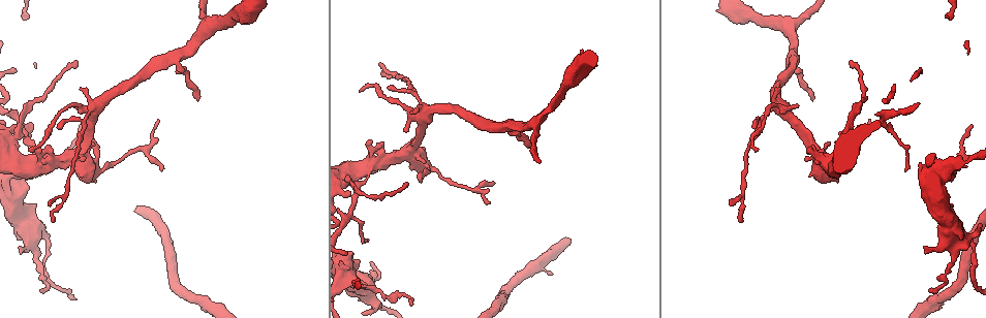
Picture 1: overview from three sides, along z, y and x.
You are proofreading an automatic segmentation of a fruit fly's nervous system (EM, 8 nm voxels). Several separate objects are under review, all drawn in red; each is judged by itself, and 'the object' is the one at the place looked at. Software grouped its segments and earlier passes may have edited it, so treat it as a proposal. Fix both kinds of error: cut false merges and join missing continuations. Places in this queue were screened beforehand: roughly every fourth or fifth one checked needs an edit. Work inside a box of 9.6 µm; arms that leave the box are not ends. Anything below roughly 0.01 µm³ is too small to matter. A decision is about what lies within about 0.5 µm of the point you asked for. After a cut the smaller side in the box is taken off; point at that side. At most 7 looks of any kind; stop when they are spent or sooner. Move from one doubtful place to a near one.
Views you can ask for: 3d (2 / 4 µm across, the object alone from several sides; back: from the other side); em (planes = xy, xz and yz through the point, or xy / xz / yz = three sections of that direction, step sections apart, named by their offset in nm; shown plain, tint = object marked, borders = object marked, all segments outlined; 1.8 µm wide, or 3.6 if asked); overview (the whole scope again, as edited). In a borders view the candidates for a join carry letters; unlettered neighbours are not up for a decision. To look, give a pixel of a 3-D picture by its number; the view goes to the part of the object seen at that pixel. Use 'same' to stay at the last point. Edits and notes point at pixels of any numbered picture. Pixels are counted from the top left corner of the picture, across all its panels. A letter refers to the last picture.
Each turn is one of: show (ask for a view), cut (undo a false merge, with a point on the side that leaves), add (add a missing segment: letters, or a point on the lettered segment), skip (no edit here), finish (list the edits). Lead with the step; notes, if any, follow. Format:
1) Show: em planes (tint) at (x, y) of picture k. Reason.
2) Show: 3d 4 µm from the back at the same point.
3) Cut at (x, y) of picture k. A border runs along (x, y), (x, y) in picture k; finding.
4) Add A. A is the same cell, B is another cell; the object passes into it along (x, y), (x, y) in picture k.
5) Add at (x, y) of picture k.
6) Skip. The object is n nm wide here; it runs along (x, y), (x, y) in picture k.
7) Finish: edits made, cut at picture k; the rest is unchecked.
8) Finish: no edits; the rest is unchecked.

Show: 3d 2 µm at (72, 157) of picture 1. Sharp bend.

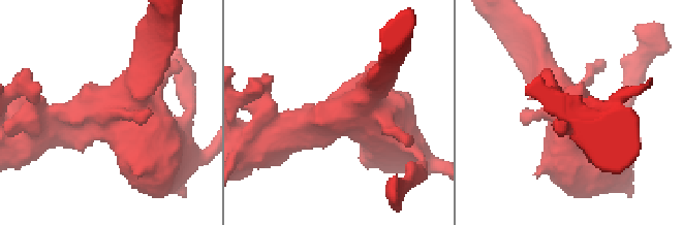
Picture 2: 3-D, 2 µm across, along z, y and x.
Show: em yz step 8 (tint) at (117, 113) of picture 2. 4 arms meet here; now the EM.

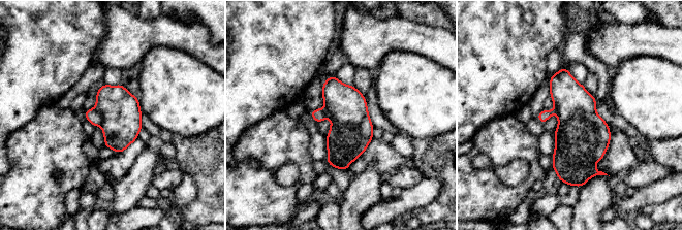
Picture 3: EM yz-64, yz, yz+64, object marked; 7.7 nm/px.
Show: em planes (borders) at the same point.

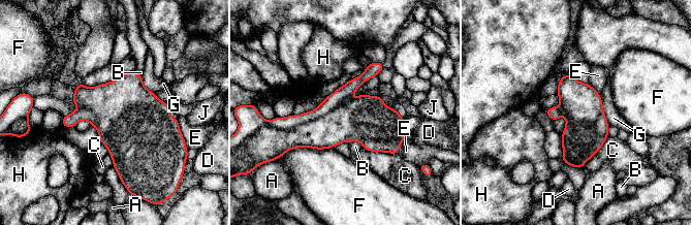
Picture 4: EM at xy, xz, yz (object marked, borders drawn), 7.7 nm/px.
Cut at (332, 101) of picture 4. The object is 340 nm wide here; A, B, C, D, E, F, G, H and J are other cells; a second neuron is stuck on.

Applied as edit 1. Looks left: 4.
Show: overview.

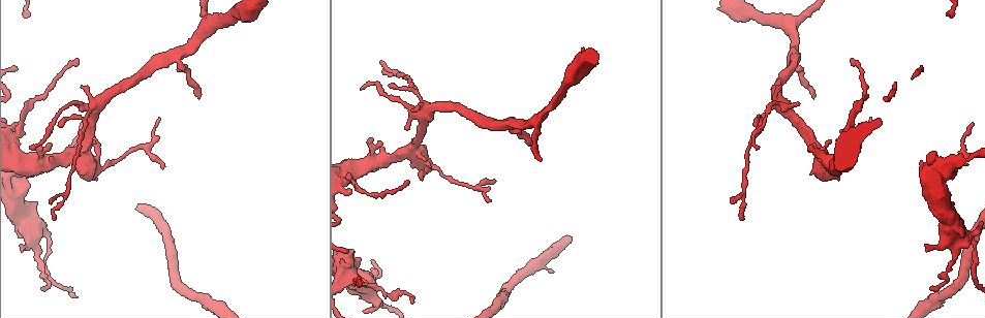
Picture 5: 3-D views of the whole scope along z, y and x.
Show: 3d 4 µm at (243, 13) of picture 5. Sudden change in width.

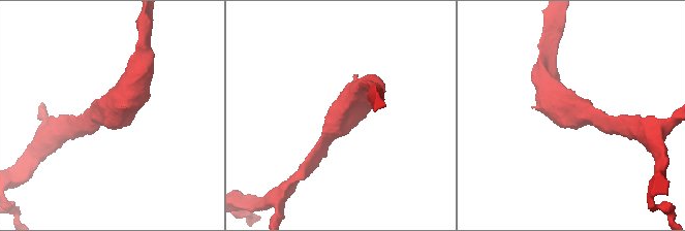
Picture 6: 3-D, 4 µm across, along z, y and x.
Show: em xy step 16 (tint) at (339, 123) of picture 6.

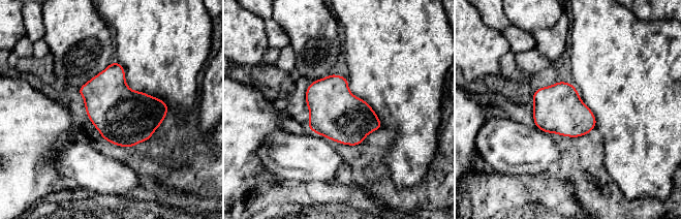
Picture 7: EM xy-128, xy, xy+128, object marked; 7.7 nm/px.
Show: em xy step 16 (borders) at the same point. What lies round it.

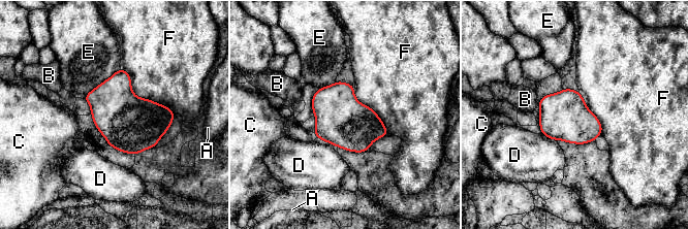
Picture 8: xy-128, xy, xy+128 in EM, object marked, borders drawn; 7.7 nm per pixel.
Skip. A, B, C, D, E and F are other cells; a border runs along (120, 66), (136, 95), (175, 115) in picture 8; all the same neuron.

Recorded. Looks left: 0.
Finish: edits made, cut at picture 4; the rest is unchecked.

